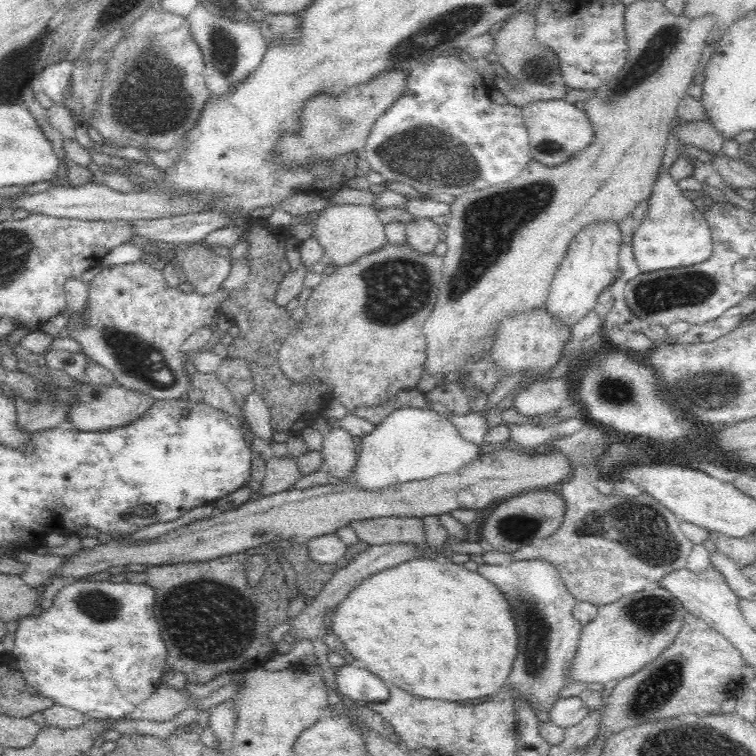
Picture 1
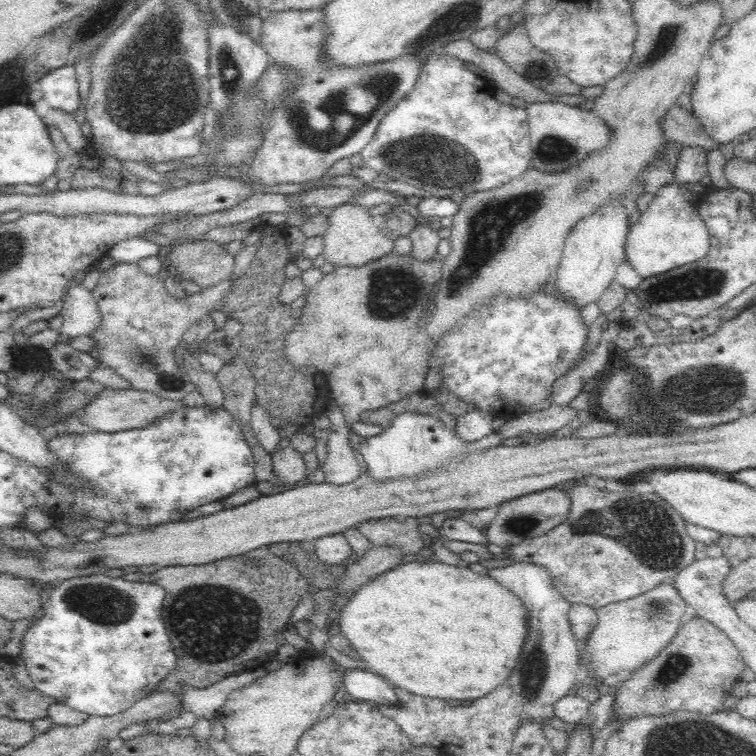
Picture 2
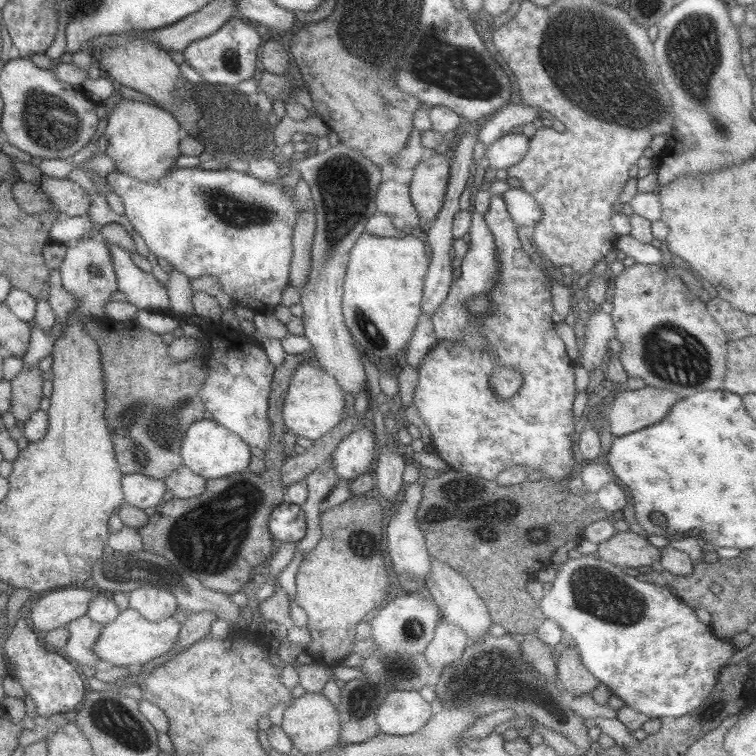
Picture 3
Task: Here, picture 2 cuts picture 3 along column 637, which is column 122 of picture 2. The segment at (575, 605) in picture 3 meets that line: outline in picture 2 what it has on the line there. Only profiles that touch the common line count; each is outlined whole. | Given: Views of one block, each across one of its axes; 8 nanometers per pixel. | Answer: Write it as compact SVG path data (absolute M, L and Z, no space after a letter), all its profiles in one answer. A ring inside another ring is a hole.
M104 573L68 579L58 582L51 589L48 589L42 602L44 616L36 621L32 620L32 626L26 625L21 631L22 642L20 642L20 654L18 654L19 658L26 664L28 675L30 675L30 680L34 683L35 690L55 698L56 702L65 704L74 710L99 717L112 716L122 712L135 702L157 691L158 684L166 676L169 676L177 666L174 647L170 644L168 632L166 632L162 616L160 616L162 606L164 606L165 595L166 590L162 586L153 583L126 581L122 578L110 578L110 576L105 576Z

